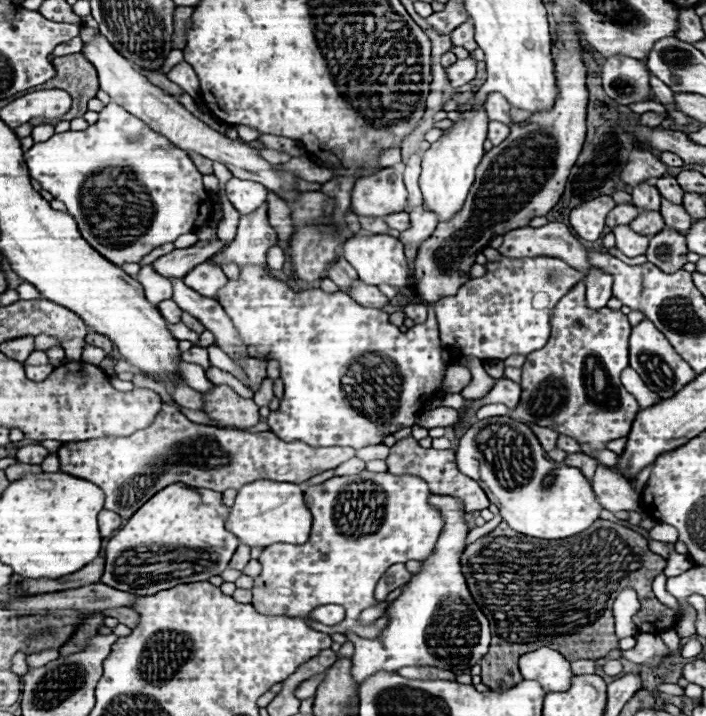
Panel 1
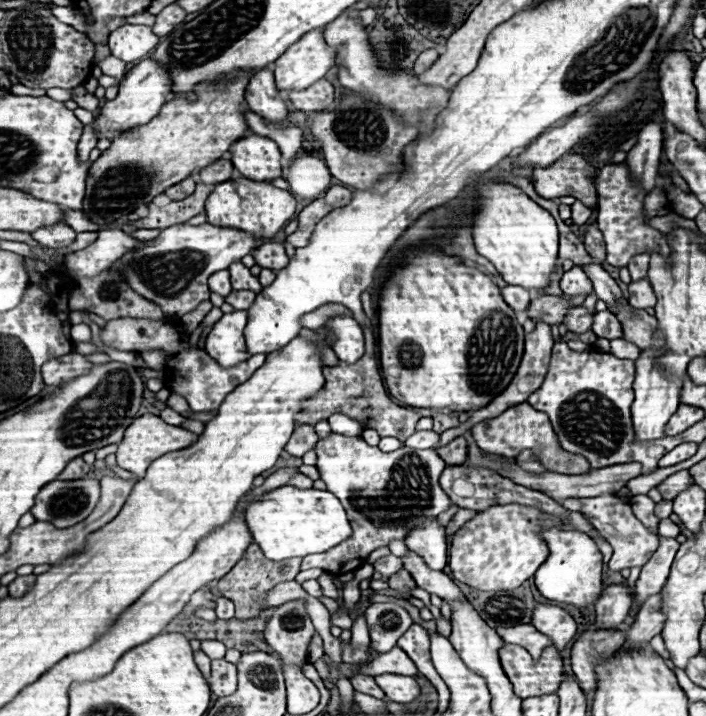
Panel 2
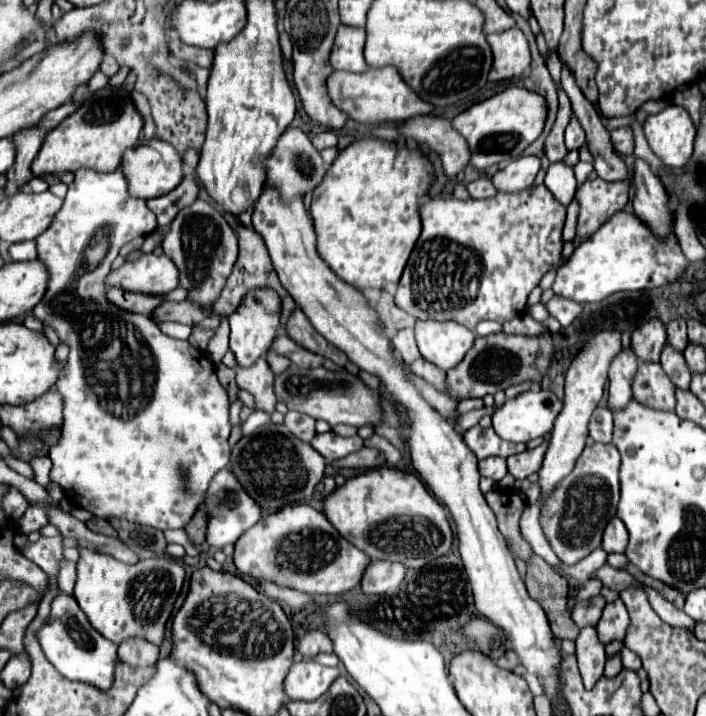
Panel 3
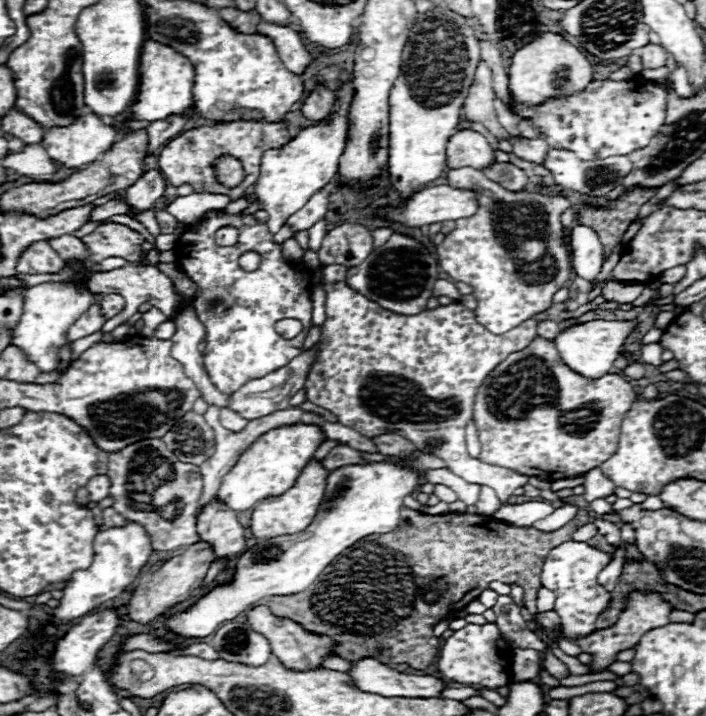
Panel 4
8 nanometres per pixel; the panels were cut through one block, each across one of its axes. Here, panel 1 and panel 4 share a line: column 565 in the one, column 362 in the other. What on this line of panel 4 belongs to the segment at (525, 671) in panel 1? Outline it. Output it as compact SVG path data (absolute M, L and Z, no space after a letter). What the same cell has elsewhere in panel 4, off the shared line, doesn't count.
M362 658L350 664L352 668L348 670L348 676L354 680L354 686L370 694L380 694L386 698L436 698L446 688L442 678L402 674L376 658Z

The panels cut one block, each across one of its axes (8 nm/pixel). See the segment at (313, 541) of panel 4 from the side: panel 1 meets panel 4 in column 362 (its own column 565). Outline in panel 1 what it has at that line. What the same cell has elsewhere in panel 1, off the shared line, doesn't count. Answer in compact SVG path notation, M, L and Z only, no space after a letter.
M508 416L476 420L456 448L458 470L476 480L490 502L498 502L502 518L512 530L534 538L568 538L586 530L598 516L598 504L590 482L578 468L554 462L542 450L528 424Z

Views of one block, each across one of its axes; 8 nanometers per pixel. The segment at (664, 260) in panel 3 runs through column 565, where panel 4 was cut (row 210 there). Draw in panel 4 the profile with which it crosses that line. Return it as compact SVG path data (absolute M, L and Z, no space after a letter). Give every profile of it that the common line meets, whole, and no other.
M344 82L340 90L336 92L336 102L334 108L330 110L328 118L322 120L316 126L306 126L302 128L286 148L272 148L262 156L262 172L256 180L256 200L262 202L262 210L268 212L268 230L276 234L284 222L298 212L314 192L324 188L328 182L334 180L338 172L338 158L344 152L346 146L346 136L348 136L348 112L350 112L350 102L354 98L356 90L352 82Z

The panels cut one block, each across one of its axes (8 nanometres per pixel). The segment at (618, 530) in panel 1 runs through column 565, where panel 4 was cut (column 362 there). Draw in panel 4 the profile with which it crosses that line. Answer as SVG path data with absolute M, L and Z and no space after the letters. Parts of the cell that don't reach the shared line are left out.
M404 506L400 512L400 526L394 532L386 536L366 536L358 540L358 544L346 548L346 552L342 552L342 556L338 556L306 592L298 592L294 596L270 596L266 602L274 616L290 618L296 624L302 624L302 628L306 628L308 632L330 636L336 642L334 654L344 660L374 656L384 664L406 662L416 670L424 670L434 662L440 650L440 638L436 638L432 632L434 622L446 616L450 610L464 608L468 602L476 600L492 580L500 580L506 584L518 582L524 588L524 604L528 604L530 612L536 614L536 592L540 588L540 572L544 558L552 548L572 540L572 534L588 522L590 522L588 512L584 508L578 508L574 520L570 520L560 530L540 532L532 526L526 528L510 526L506 522L494 520L492 516L480 516L480 514L430 516L414 512Z

